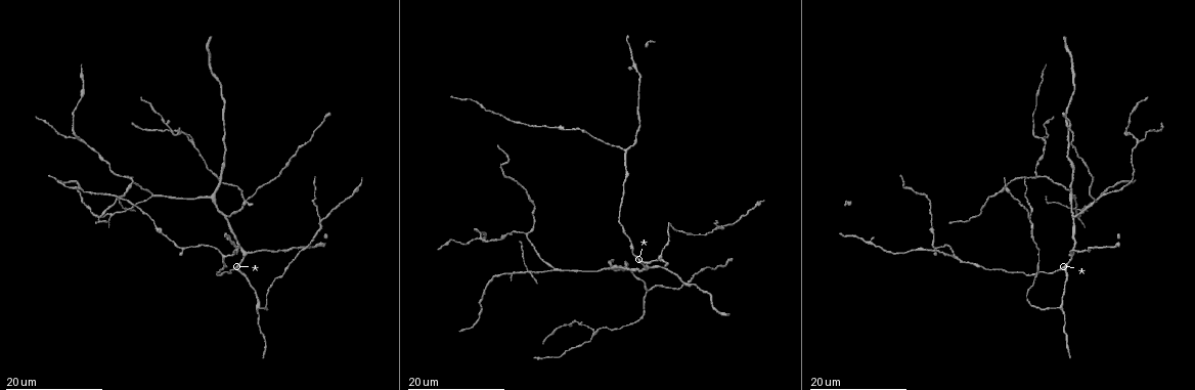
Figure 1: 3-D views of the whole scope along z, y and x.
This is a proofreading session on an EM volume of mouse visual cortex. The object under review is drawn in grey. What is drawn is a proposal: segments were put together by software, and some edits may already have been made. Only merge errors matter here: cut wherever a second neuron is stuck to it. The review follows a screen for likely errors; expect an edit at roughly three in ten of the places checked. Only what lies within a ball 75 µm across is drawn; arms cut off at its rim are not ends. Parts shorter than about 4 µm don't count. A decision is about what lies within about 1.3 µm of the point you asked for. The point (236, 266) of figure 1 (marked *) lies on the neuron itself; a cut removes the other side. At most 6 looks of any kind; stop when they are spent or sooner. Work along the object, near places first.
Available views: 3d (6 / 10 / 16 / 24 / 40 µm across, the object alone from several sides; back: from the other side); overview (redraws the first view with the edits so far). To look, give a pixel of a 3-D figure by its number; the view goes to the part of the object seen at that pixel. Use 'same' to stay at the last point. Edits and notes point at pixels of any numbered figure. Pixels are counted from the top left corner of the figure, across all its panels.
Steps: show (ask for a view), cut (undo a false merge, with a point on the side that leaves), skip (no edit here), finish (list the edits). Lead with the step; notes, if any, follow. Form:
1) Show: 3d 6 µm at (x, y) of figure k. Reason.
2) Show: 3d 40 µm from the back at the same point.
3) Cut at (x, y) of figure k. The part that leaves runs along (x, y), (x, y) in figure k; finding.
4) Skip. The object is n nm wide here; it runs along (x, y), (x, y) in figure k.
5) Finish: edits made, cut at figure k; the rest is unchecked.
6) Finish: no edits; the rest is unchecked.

Show: 3d 16 µm at (1092, 201) of figure 1. Three arms meet.

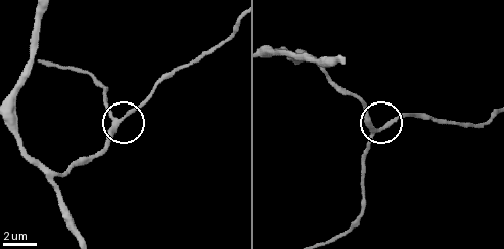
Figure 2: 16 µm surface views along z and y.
Show: 3d 10 µm at (379, 132) of figure 2. Closer look.

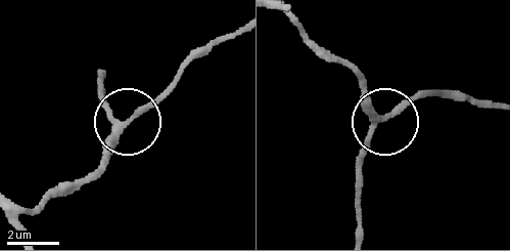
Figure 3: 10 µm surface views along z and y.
Skip. The side arm is 29 µm long; it runs along (289, 9), (276, 9), (351, 69), (377, 115), (428, 91) in figure 3; one neuron here.

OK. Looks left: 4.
Show: 3d 24 µm at (150, 197) of figure 1. A fork.

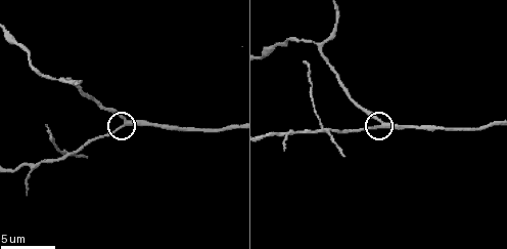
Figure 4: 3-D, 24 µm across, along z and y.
Show: 3d 10 µm at (381, 126) of figure 4.

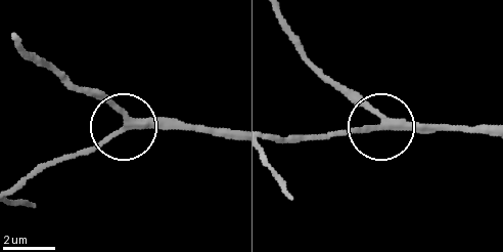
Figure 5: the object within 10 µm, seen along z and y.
Skip. The side arm is 33 µm long; 3 arms meet here; continuous, no second neuron.

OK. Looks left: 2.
Show: 3d 16 µm at (1072, 198) of figure 1. A fork.

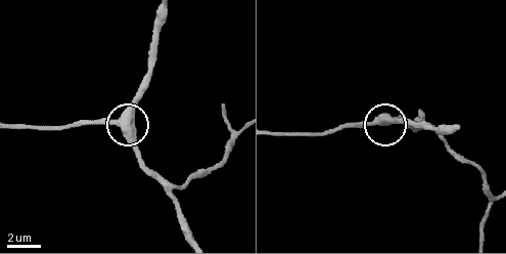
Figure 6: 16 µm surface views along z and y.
Show: 3d 6 µm at (374, 122) of figure 6.

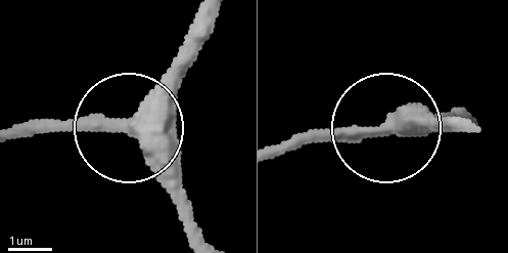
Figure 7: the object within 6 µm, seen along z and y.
Skip. It runs along (203, 233), (134, 122), (200, 38) in figure 7; continuous, no second neuron.

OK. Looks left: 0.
Finish: no edits; the rest is unchecked.

